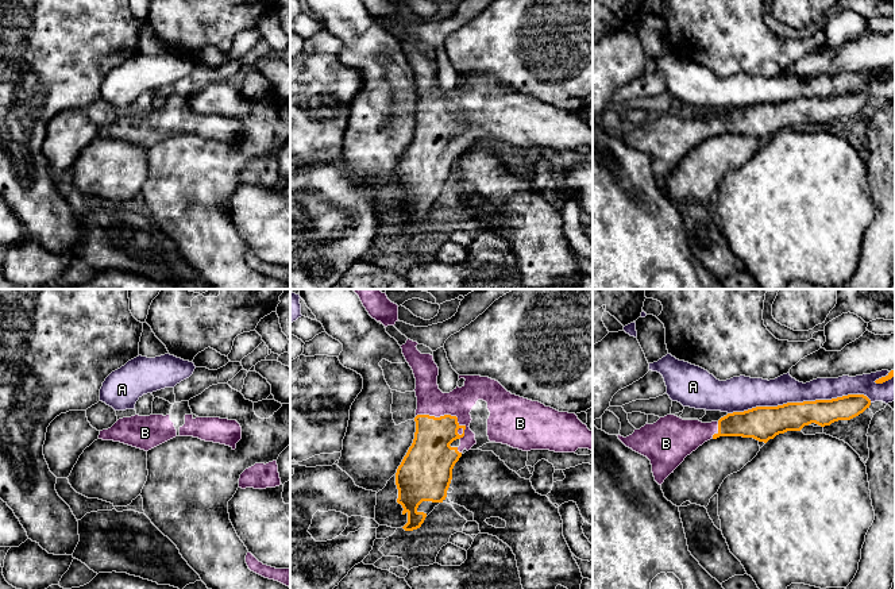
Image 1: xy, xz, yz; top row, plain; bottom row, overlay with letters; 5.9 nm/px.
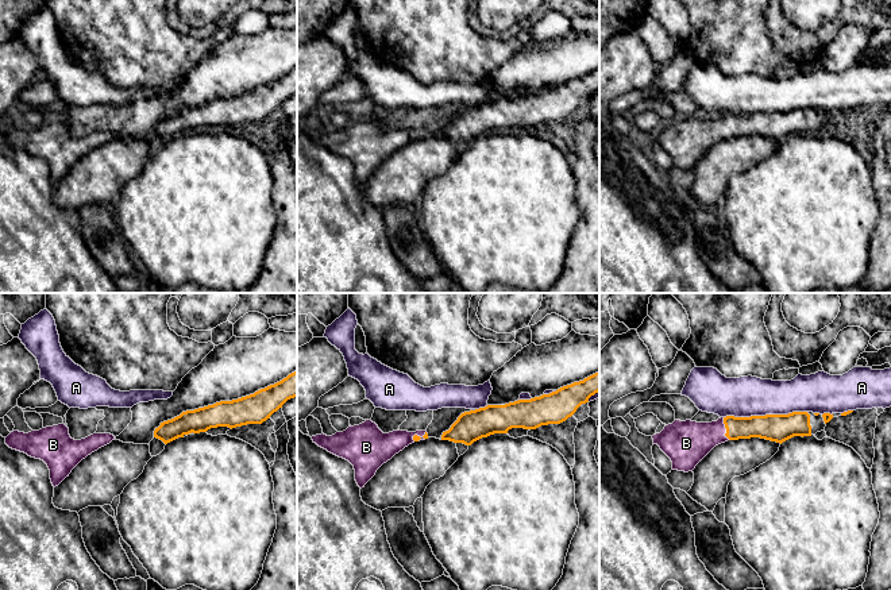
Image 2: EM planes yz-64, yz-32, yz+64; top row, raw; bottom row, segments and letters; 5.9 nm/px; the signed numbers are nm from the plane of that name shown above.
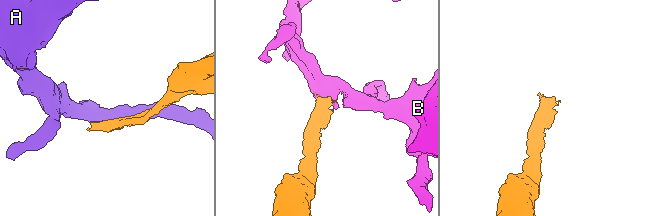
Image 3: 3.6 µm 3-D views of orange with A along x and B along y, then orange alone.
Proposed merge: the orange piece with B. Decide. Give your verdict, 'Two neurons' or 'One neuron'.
One neuron

